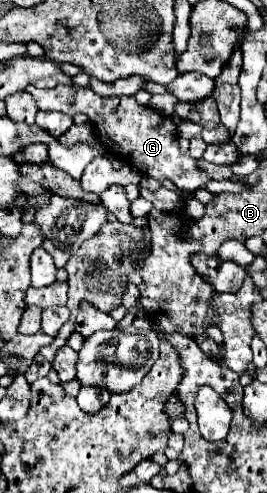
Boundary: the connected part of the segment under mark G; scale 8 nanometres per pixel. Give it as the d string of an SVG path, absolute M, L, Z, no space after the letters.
M56 85L52 89L38 89L28 87L32 93L38 109L42 111L60 111L66 115L84 113L98 129L102 145L114 153L116 157L124 159L124 163L136 167L148 177L154 177L158 181L170 179L176 183L178 189L196 191L198 187L206 187L210 177L198 169L196 159L192 159L188 153L178 151L178 137L176 137L176 125L172 117L162 115L154 111L152 107L140 105L134 97L100 97L90 87L76 87L76 85Z

